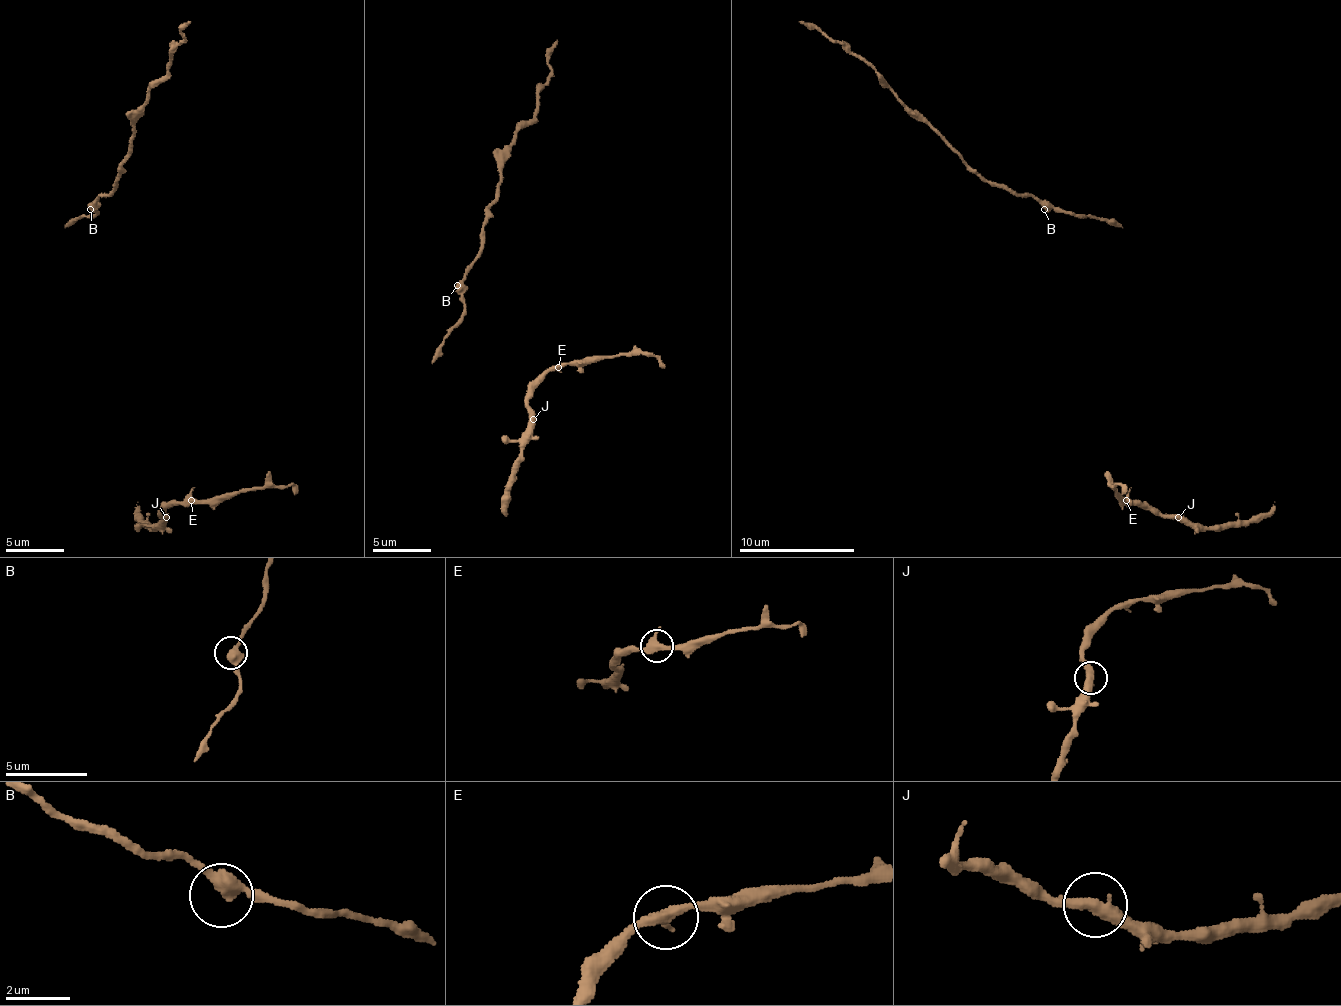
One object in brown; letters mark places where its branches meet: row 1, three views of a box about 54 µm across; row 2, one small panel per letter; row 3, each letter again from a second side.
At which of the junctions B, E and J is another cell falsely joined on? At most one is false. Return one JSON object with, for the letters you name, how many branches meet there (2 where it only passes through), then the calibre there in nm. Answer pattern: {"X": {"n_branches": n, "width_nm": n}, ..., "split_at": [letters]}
{"split_at": []}

